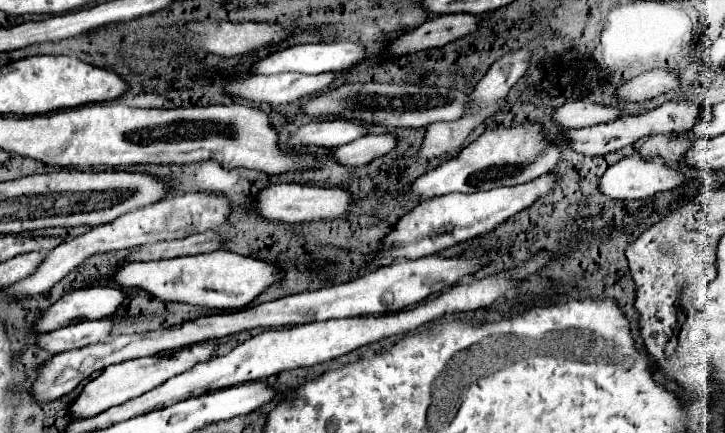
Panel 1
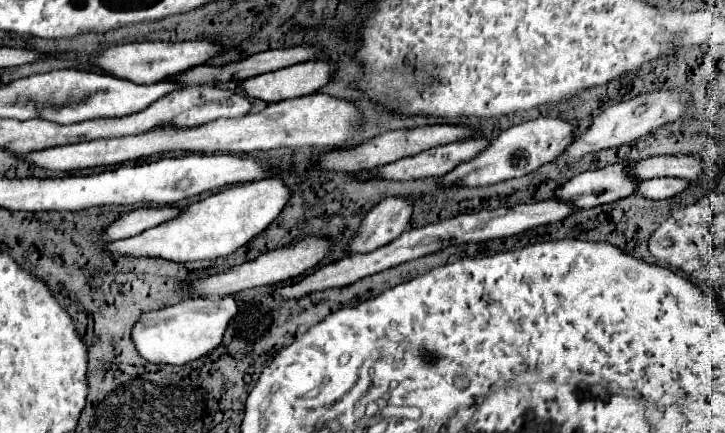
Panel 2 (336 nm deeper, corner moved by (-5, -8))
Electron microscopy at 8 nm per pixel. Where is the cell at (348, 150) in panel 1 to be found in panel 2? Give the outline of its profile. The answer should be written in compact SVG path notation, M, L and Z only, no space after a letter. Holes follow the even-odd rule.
M280 178L248 182L234 188L226 188L206 200L194 202L172 222L158 224L140 232L132 238L110 242L106 246L108 256L116 258L166 258L174 262L194 262L194 260L214 260L224 258L244 246L248 240L258 236L288 204L290 188Z

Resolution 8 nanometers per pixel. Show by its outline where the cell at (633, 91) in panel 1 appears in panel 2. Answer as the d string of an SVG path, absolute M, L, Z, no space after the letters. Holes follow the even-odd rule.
M536 118L536 120L522 122L518 126L512 126L500 132L500 136L492 140L490 148L482 152L478 160L470 160L454 168L454 172L448 172L446 176L442 176L440 182L442 184L464 184L464 186L486 186L486 184L496 184L508 178L530 174L538 170L540 166L554 162L558 154L566 150L570 142L574 140L574 130L576 130L574 124L566 120L558 120L558 118Z

